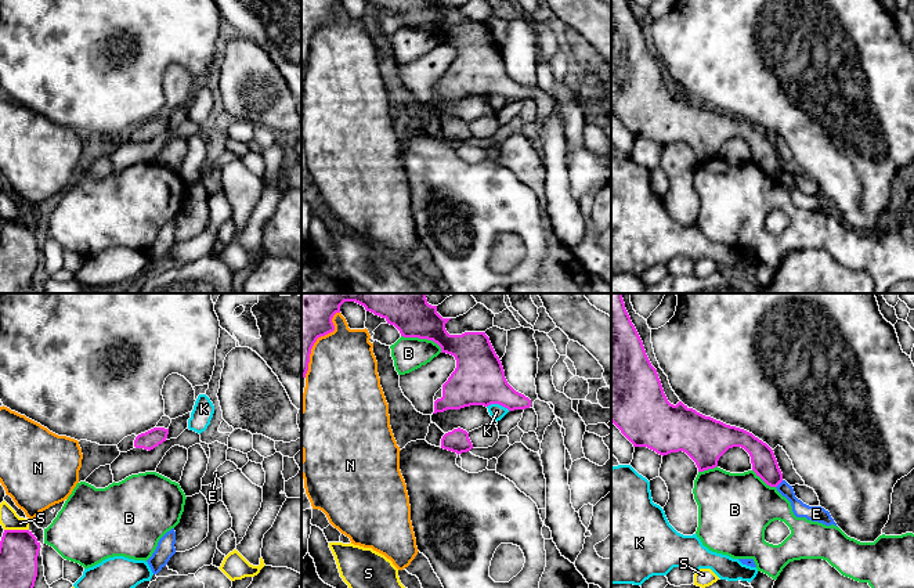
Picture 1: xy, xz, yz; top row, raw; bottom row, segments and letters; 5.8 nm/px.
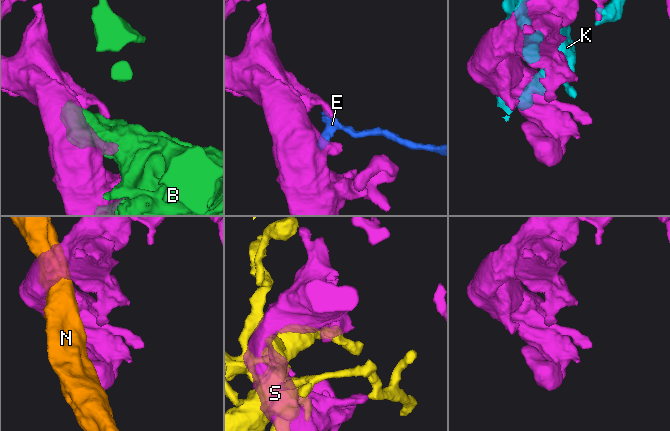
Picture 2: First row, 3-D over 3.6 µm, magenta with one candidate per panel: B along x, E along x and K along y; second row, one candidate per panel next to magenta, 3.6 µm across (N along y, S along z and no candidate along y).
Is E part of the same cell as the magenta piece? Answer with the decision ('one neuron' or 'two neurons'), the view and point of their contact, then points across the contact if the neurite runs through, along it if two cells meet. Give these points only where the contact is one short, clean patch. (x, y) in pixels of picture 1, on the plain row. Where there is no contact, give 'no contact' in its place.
two neurons; meets magenta in yz at (779, 173); border along yz (783, 170), (776, 177)

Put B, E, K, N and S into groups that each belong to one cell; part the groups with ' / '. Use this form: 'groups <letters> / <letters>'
groups B / E / K / N / S

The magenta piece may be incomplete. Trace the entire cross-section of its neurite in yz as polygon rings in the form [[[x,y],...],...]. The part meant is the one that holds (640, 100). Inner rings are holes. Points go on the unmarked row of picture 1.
[[[611,0],[611,112],[633,137],[647,137],[662,147],[683,141],[696,152],[698,162],[716,158],[729,138],[741,137],[751,147],[752,160],[767,176],[777,177],[783,172],[773,140],[752,123],[705,107],[682,91],[676,95],[668,91],[626,0]]]

